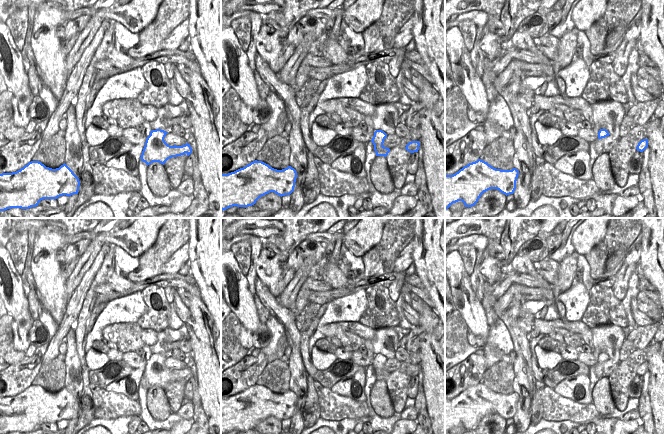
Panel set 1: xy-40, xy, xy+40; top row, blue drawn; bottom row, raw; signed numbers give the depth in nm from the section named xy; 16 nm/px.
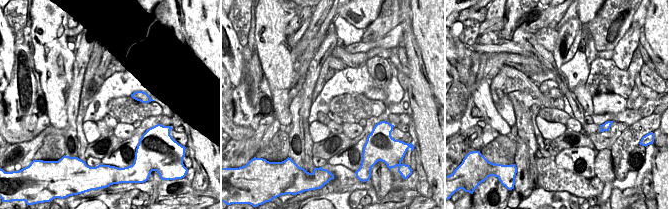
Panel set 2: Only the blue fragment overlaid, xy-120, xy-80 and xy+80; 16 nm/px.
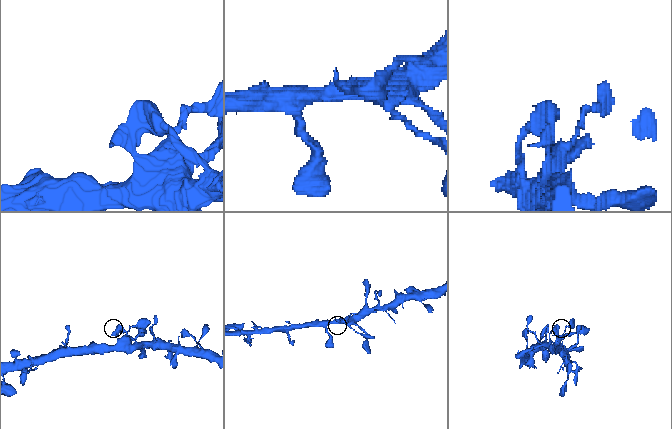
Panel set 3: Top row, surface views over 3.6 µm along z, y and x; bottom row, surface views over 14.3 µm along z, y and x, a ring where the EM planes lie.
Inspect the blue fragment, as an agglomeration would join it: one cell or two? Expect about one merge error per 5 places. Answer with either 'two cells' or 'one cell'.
one cell

